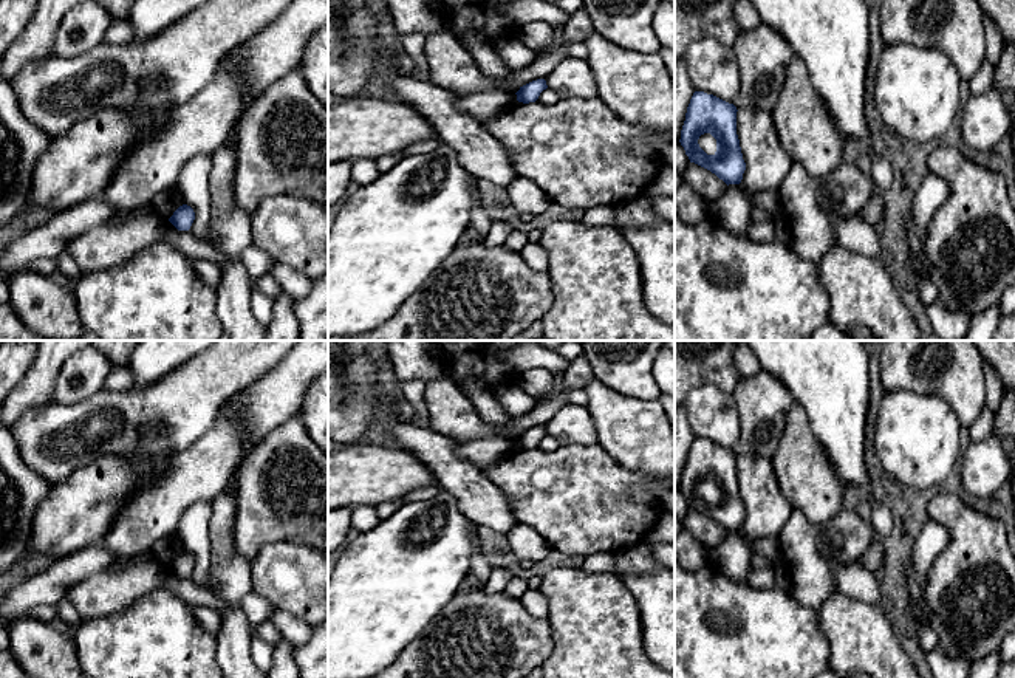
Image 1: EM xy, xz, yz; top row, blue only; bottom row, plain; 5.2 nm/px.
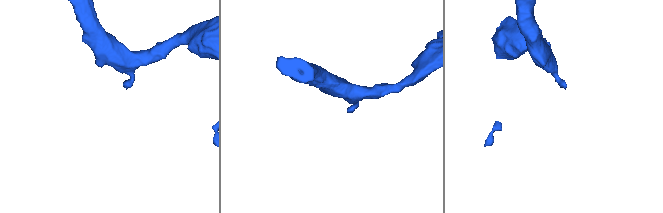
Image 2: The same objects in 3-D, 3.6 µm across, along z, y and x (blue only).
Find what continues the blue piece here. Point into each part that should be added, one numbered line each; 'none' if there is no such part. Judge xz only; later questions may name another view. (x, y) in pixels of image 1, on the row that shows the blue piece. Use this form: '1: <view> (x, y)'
none

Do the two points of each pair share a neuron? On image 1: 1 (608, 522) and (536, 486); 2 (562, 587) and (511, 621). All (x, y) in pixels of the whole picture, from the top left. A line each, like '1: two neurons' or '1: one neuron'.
1: one neuron
2: two neurons

